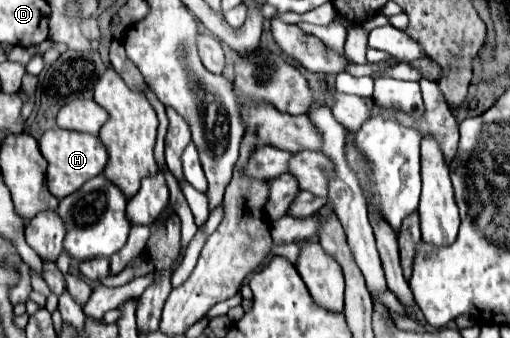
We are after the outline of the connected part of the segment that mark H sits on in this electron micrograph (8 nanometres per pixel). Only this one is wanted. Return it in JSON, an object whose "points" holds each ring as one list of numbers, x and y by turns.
{"points":[[52,128,42,134,38,144,40,144,42,156,48,162,48,172,46,172,48,188,58,200,76,192,90,178,102,174,106,160,108,160,108,154,106,154,106,148,102,146,102,142,96,136,84,134,84,132,70,132,70,130,62,130,62,128]]}

